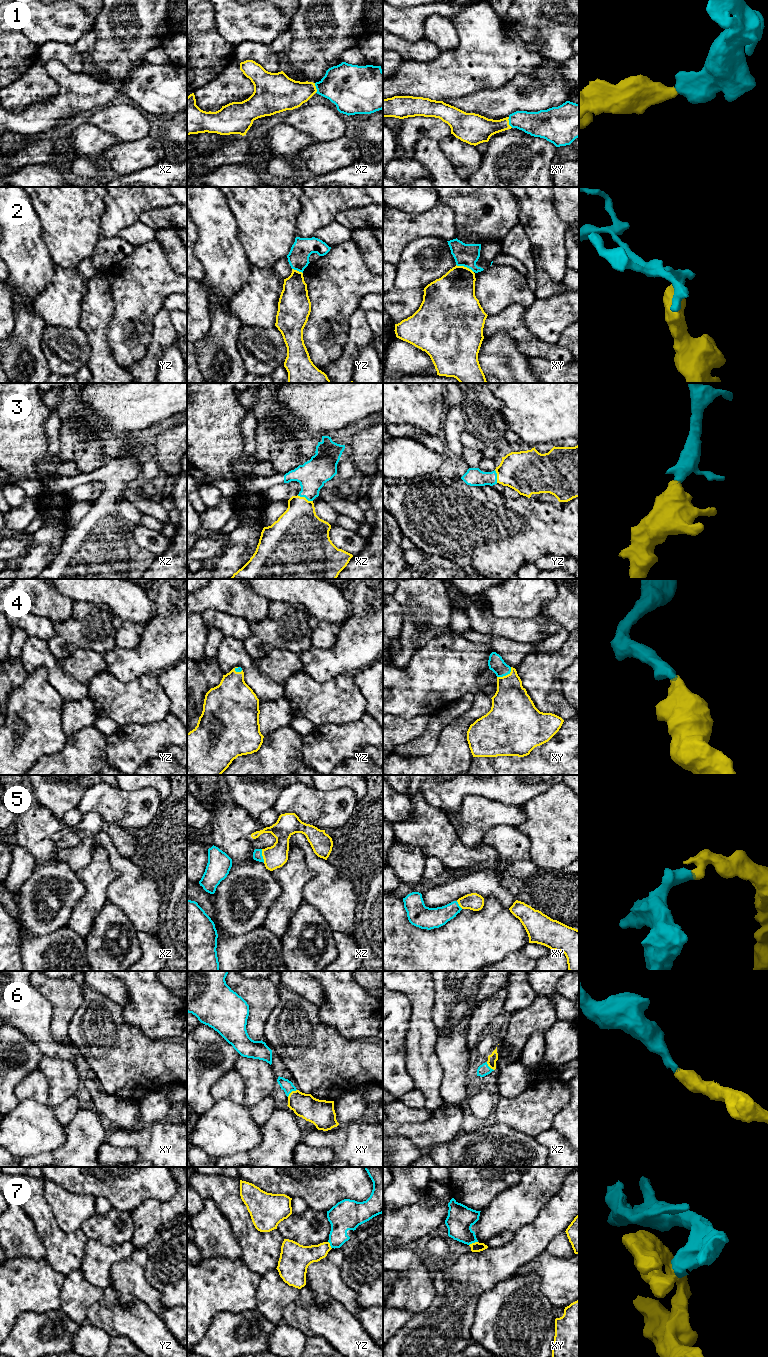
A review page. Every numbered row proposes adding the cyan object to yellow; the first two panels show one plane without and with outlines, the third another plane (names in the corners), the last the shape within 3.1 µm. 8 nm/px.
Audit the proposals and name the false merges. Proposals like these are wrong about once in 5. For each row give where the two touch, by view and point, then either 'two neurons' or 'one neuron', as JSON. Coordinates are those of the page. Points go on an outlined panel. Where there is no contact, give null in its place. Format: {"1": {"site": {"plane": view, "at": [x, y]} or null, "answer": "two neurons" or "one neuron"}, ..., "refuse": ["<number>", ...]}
{"1": {"site": {"plane": "xy", "at": [508, 122]}, "answer": "one neuron"}, "2": {"site": {"plane": "xy", "at": [465, 267]}, "answer": "two neurons"}, "3": {"site": {"plane": "xz", "at": [304, 497]}, "answer": "one neuron"}, "4": {"site": {"plane": "xy", "at": [506, 675]}, "answer": "one neuron"}, "5": {"site": {"plane": "xz", "at": [262, 855]}, "answer": "one neuron"}, "6": {"site": {"plane": "xy", "at": [291, 1092]}, "answer": "one neuron"}, "7": {"site": {"plane": "xy", "at": [473, 1243]}, "answer": "two neurons"}, "refuse": ["2", "7"]}

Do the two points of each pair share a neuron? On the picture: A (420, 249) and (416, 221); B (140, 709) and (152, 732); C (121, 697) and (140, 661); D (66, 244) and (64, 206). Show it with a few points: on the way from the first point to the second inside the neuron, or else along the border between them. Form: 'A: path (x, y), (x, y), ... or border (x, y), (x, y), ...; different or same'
A: border (442, 238), (415, 238), (401, 254); different
B: border (169, 713), (157, 722), (127, 724), (125, 726); different
C: border (107, 673), (123, 681), (151, 674); different
D: path (66, 235), (66, 215); same

